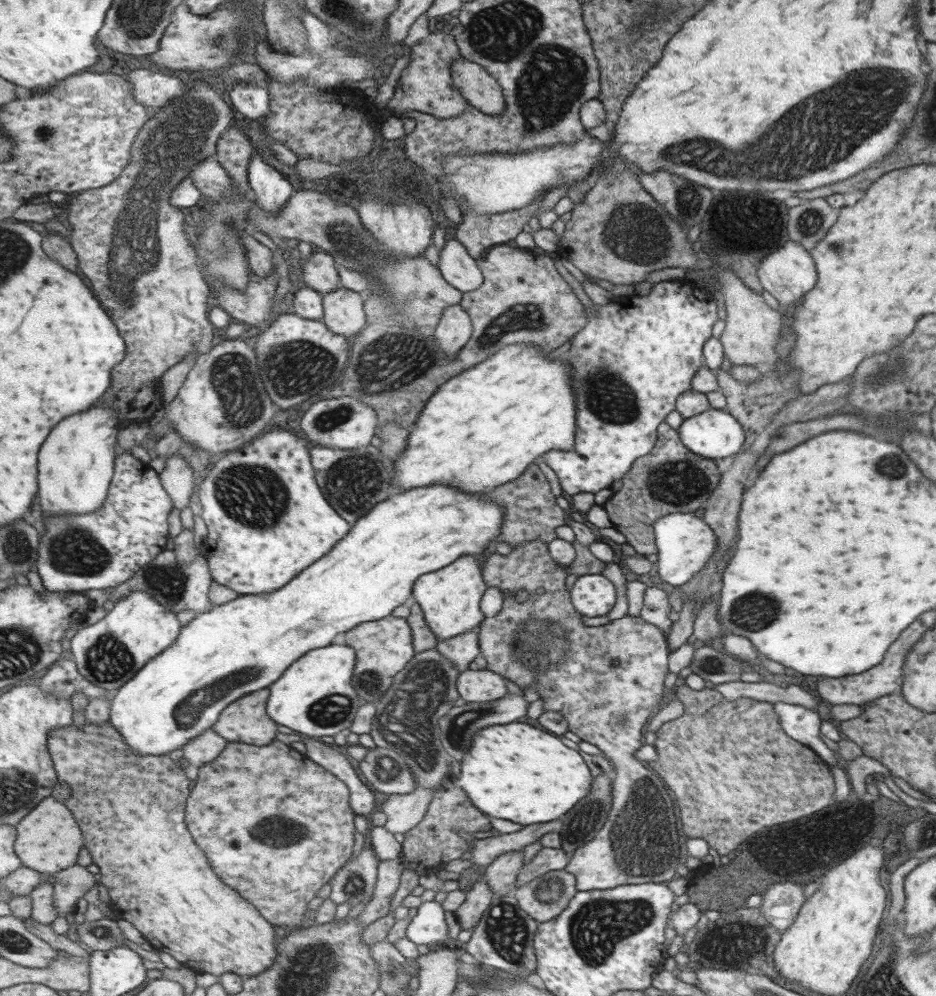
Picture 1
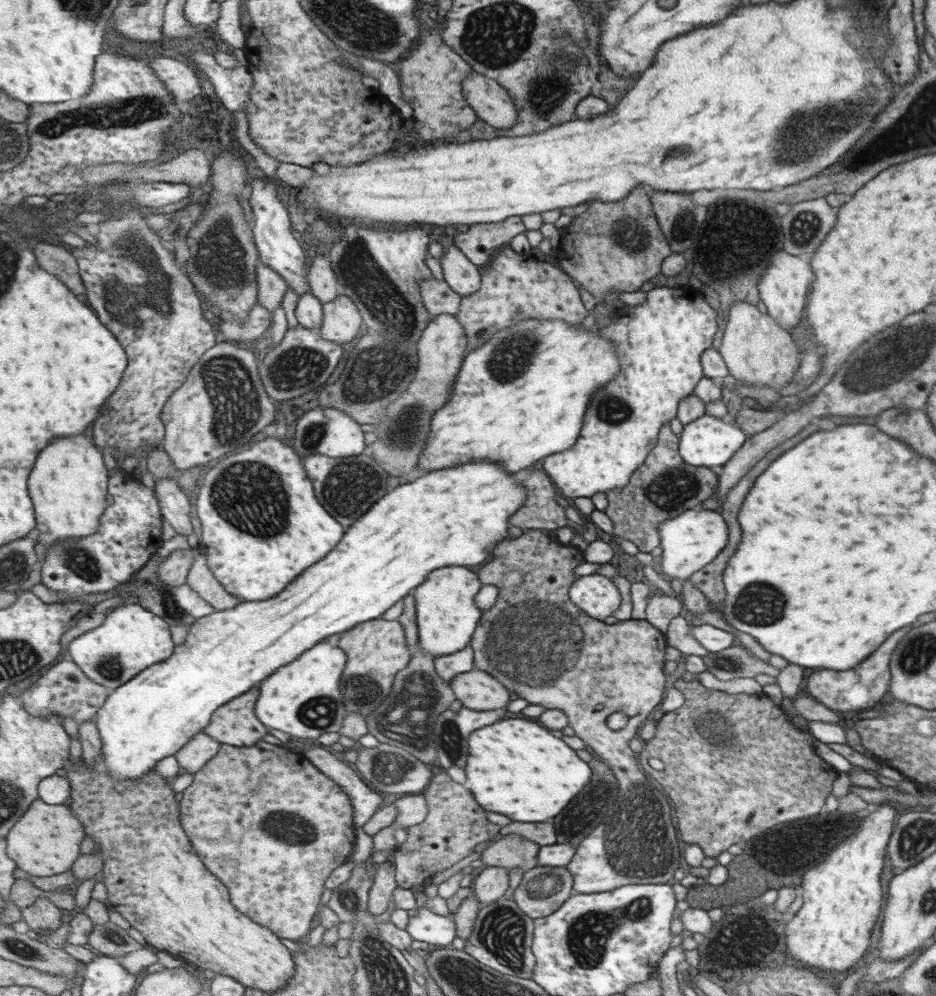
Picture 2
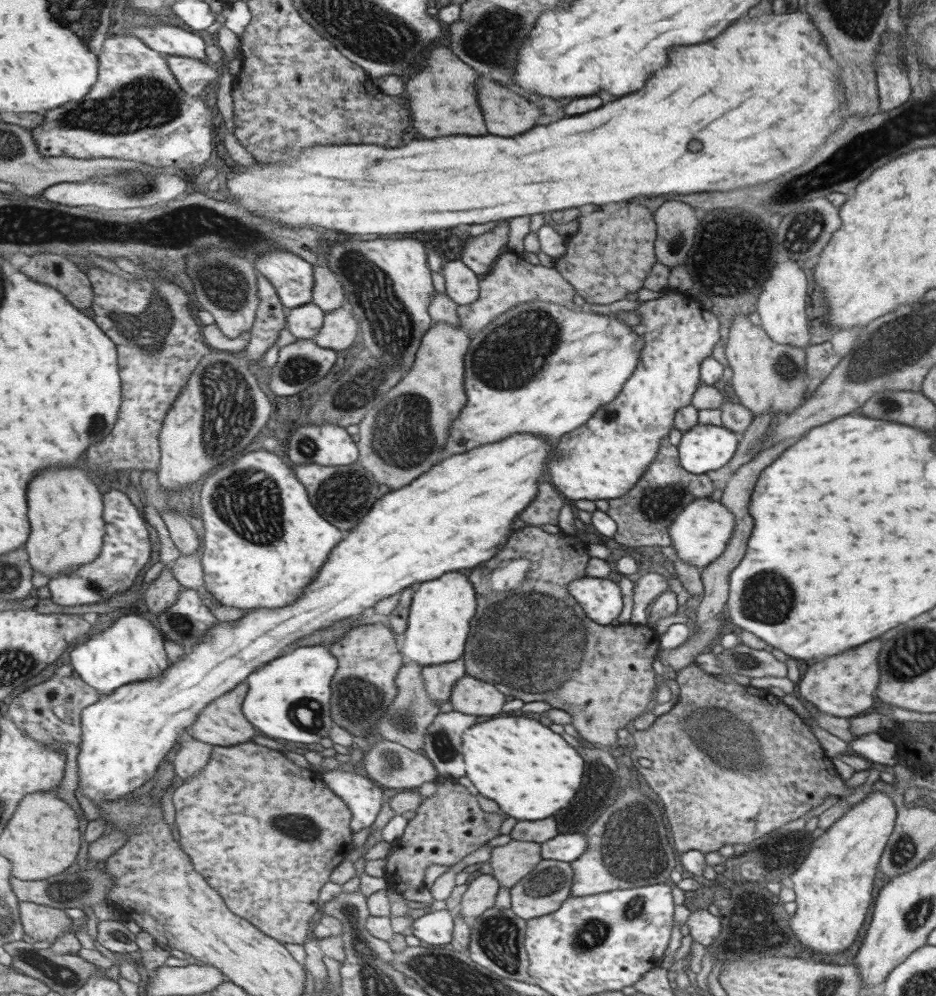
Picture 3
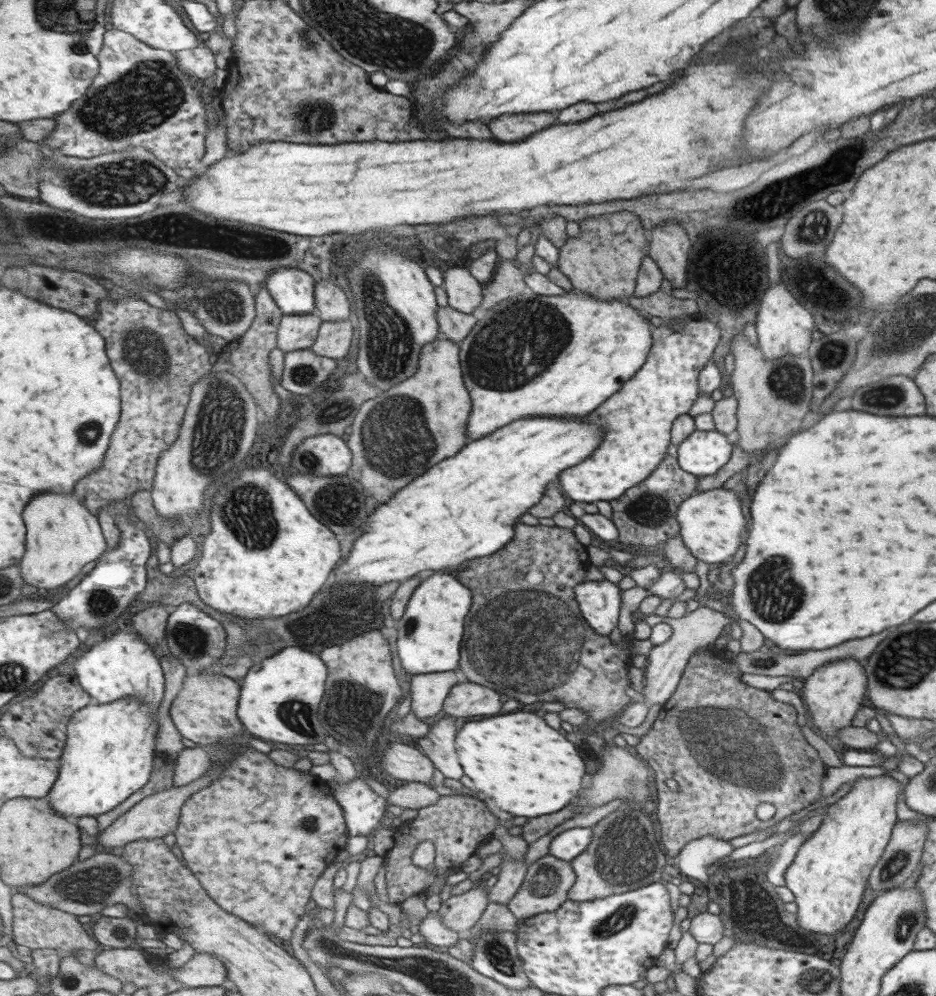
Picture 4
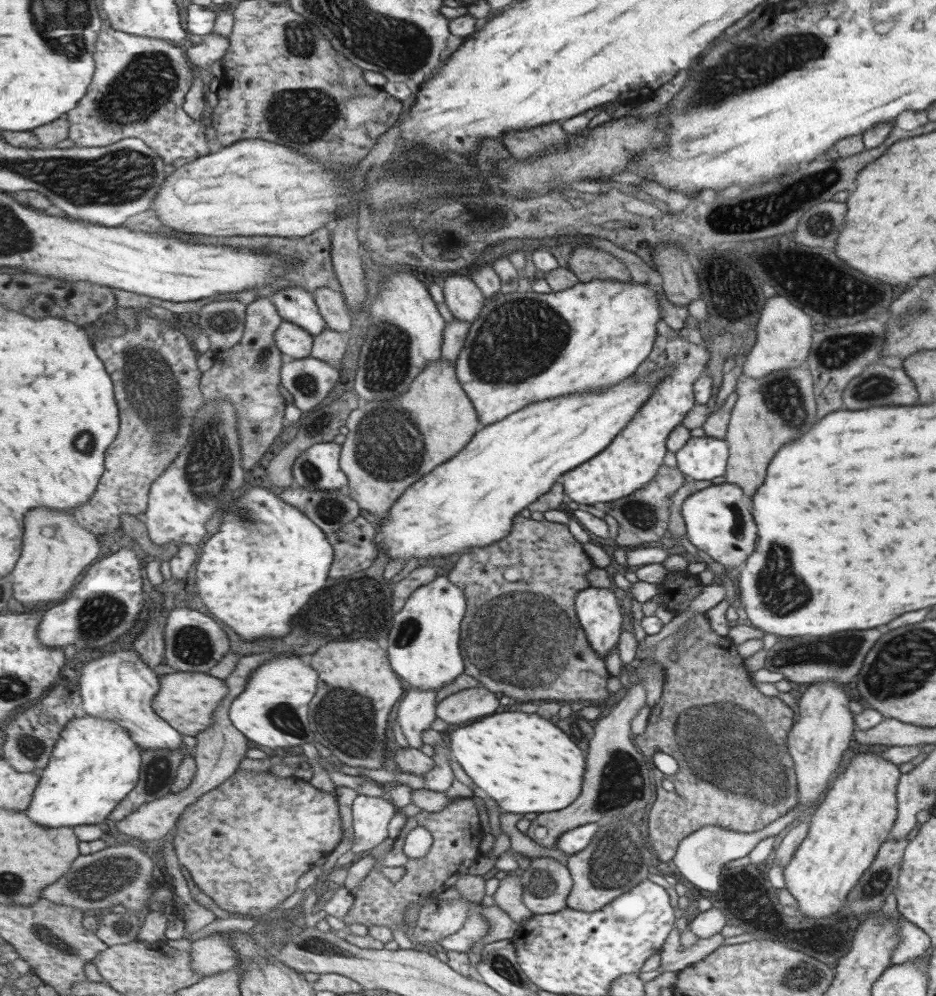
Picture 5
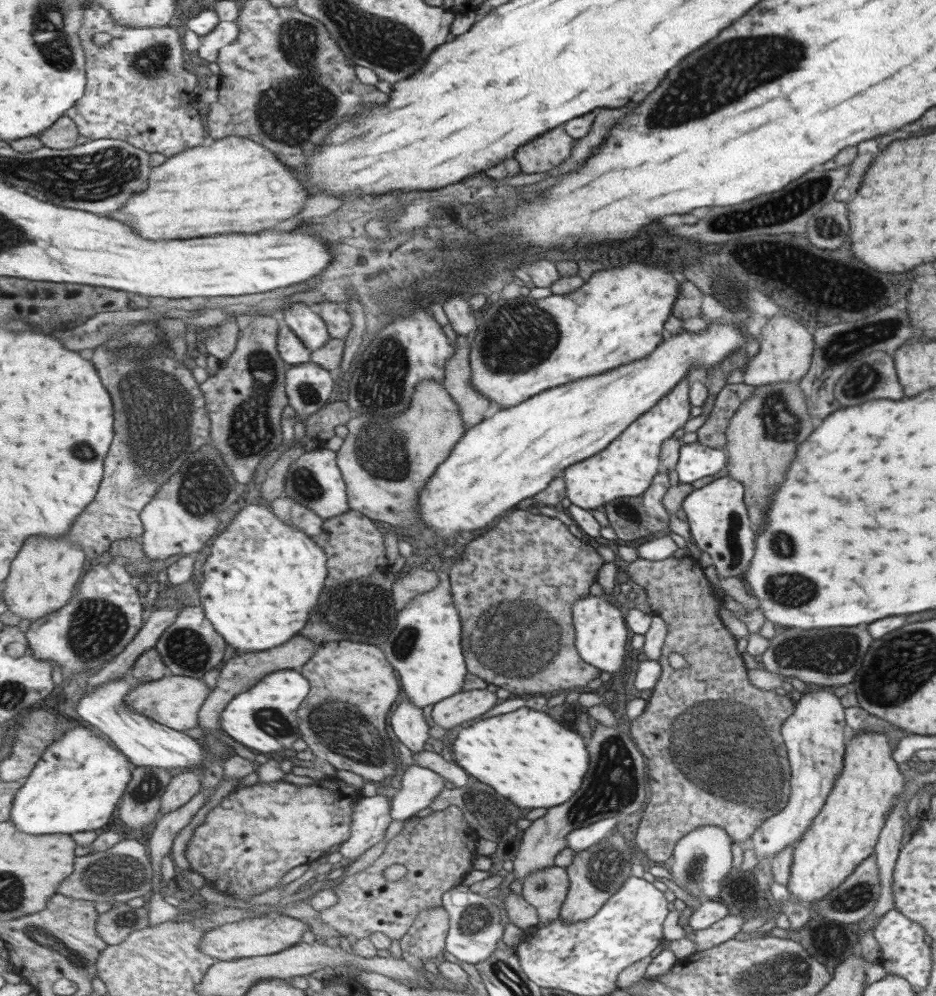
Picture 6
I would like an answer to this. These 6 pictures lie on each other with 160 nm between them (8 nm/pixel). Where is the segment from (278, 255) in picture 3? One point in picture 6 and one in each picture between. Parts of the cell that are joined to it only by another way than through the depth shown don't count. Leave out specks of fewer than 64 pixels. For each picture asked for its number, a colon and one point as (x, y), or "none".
4: (294, 290)
5: (295, 304)
6: (311, 327)

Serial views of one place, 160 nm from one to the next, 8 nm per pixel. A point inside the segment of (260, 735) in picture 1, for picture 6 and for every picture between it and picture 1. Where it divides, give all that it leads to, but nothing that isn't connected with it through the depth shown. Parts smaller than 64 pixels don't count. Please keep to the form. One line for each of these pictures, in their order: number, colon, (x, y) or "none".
2: (236, 724)
3: (223, 723)
4: (206, 710)
5: (187, 701)
6: (175, 701)

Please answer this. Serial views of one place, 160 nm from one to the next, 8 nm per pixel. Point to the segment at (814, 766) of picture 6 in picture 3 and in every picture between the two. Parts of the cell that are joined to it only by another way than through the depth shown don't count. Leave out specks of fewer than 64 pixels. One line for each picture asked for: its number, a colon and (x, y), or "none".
3: (841, 686)
4: (831, 695)
5: (823, 728)

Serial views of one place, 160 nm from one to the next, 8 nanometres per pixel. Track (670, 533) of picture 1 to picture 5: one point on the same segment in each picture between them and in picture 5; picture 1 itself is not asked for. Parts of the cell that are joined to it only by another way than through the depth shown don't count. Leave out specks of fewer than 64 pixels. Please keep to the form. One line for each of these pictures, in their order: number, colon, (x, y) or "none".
2: (688, 542)
3: (699, 534)
4: (710, 523)
5: (717, 521)

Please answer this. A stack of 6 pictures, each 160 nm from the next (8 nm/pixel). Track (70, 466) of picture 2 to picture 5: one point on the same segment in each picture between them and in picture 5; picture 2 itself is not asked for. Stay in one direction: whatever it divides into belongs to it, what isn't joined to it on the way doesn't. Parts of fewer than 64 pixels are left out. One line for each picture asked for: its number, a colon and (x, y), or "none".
3: (69, 527)
4: (64, 536)
5: (58, 549)

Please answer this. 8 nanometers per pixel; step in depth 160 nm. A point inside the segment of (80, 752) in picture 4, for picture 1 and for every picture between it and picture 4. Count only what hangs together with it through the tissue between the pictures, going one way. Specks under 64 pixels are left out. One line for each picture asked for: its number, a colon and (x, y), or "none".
1: (221, 655)
2: (454, 517)
3: (465, 518)

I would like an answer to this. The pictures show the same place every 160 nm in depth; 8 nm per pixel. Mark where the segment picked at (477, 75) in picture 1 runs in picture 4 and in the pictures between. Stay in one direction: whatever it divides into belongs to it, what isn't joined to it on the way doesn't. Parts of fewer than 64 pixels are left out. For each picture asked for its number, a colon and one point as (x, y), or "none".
2: (492, 104)
3: (505, 113)
4: (512, 127)

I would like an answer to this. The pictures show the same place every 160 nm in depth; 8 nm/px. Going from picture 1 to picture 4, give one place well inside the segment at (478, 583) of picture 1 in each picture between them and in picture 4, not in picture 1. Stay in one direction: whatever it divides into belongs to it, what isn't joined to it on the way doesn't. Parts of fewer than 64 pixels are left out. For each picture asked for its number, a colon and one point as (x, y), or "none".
2: (447, 616)
3: (438, 627)
4: (429, 632)

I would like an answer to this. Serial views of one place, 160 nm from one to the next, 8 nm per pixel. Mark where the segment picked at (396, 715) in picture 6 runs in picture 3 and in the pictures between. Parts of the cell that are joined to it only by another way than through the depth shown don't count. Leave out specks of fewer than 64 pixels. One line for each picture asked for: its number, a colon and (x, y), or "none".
3: (438, 680)
4: (428, 691)
5: (416, 712)

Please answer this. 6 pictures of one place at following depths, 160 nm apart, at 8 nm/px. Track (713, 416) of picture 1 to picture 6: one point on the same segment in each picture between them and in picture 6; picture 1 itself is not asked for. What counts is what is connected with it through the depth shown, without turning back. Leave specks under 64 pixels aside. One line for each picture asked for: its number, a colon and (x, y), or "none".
2: (706, 441)
3: (702, 447)
4: (702, 453)
5: (703, 458)
6: (695, 461)

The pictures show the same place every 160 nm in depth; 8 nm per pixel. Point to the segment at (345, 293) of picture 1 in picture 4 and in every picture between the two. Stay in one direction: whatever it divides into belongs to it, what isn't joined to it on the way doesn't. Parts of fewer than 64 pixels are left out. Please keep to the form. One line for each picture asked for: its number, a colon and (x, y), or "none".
2: (342, 318)
3: (340, 328)
4: (333, 341)

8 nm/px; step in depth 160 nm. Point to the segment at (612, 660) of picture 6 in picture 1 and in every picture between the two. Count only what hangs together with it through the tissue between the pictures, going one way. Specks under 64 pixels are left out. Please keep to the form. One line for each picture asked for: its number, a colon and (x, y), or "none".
1: (592, 594)
2: (596, 594)
3: (600, 598)
4: (599, 600)
5: (597, 609)

